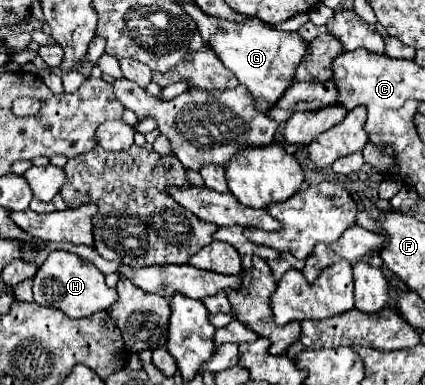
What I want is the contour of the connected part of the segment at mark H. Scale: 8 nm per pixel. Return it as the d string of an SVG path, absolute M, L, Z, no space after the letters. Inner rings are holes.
M65 250L51 252L43 262L33 278L33 294L37 304L55 306L71 318L87 318L95 312L105 312L117 302L117 290L107 288L105 276L89 260L81 260L77 254Z

